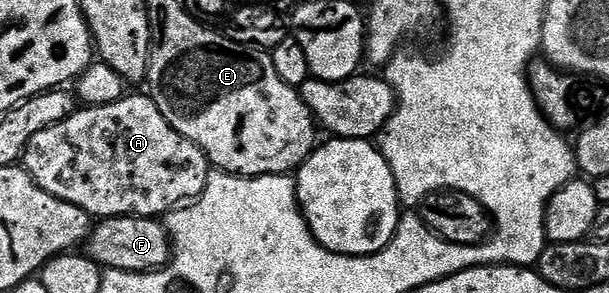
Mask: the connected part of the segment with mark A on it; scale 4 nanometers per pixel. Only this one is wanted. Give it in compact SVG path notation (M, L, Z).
M124 94L122 99L104 107L84 106L57 125L41 129L23 151L23 170L29 172L45 193L69 201L99 219L118 219L121 215L138 215L141 219L166 217L198 199L207 187L209 174L205 153L201 153L189 137L181 137L181 133L161 117L161 109L157 109L150 94L142 94Z

